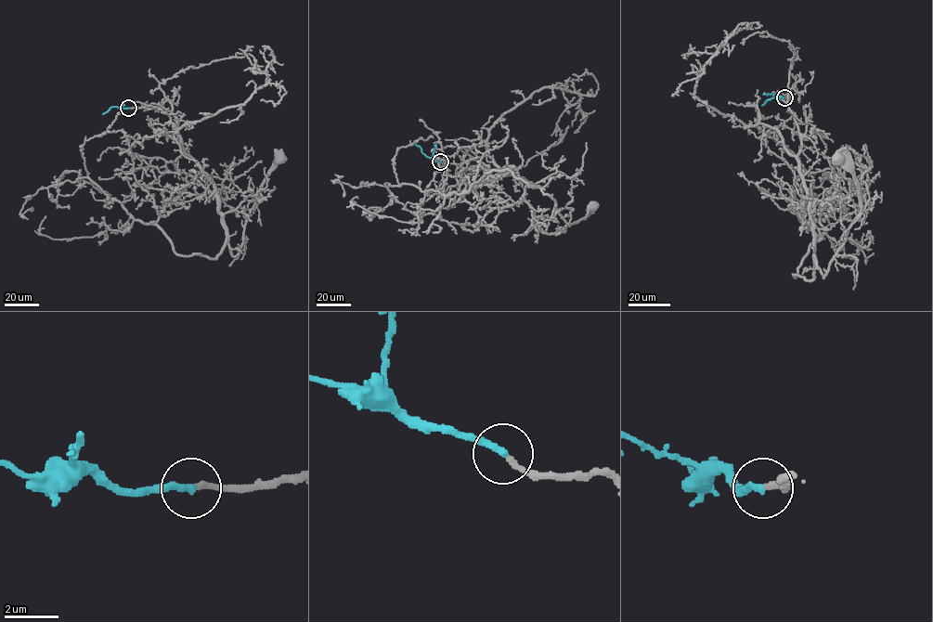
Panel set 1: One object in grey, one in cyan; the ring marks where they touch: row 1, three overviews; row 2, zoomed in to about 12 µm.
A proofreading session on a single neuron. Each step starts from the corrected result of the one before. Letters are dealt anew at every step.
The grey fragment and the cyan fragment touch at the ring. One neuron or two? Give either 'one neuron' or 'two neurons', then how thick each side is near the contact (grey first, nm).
one neuron | 240/260 nm

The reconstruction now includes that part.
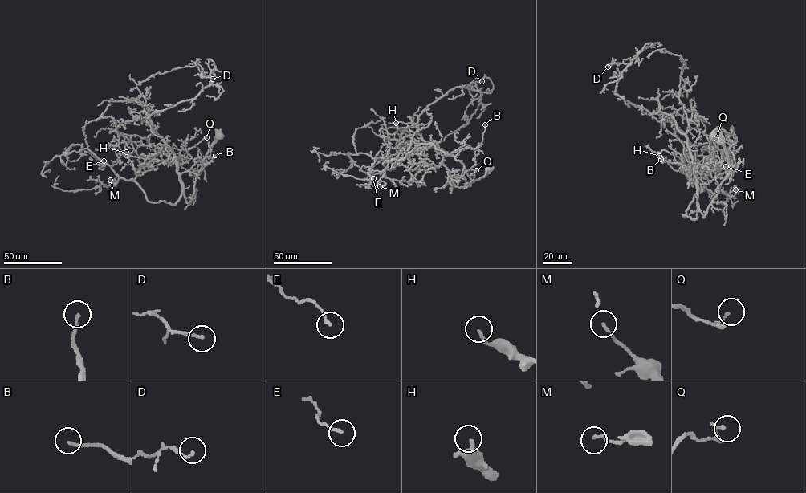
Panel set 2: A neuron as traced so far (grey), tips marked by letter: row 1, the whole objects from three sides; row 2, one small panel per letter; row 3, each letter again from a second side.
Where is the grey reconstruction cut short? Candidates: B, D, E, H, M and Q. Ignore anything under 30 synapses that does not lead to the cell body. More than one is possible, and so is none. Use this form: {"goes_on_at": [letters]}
{"goes_on_at": ["B"]}

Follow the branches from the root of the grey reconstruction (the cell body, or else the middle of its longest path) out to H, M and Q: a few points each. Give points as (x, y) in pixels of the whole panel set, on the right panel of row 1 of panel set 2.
H: (713, 136), (729, 172), (703, 217), (698, 203), (695, 219), (683, 216), (700, 184), (659, 156)
M: (713, 136), (729, 172), (703, 217), (698, 203), (695, 219), (683, 216), (703, 188), (730, 197), (735, 189)
Q: (713, 136), (723, 147), (729, 172), (703, 217), (694, 169), (722, 160), (716, 138)

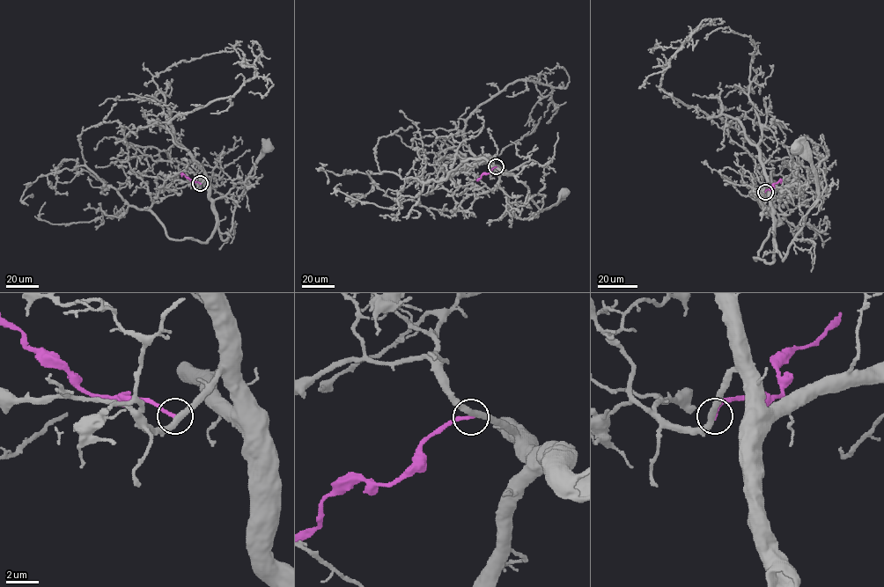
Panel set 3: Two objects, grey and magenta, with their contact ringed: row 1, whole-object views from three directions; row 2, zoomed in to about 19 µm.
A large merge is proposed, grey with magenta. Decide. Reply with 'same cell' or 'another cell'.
another cell

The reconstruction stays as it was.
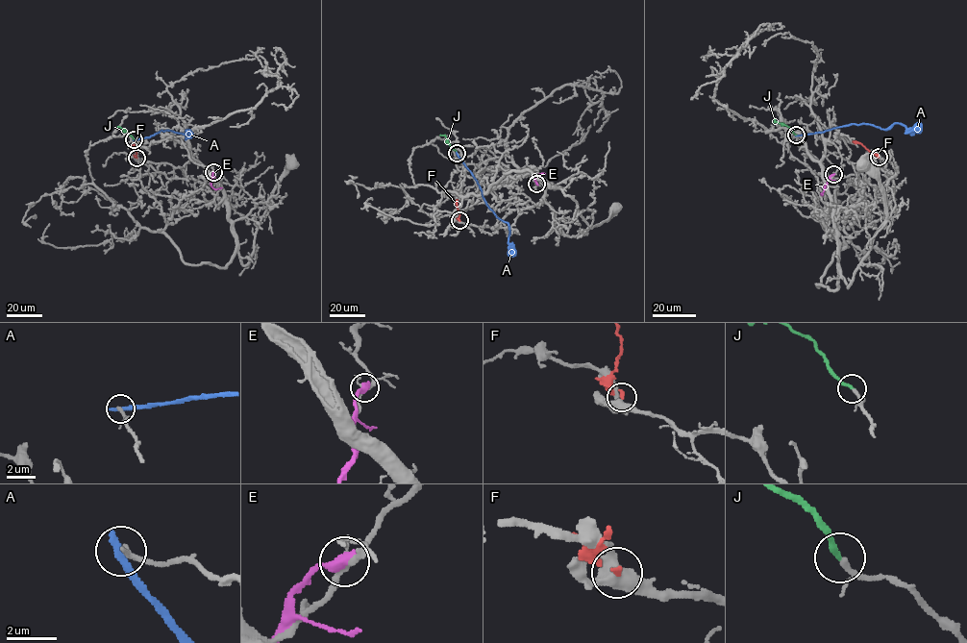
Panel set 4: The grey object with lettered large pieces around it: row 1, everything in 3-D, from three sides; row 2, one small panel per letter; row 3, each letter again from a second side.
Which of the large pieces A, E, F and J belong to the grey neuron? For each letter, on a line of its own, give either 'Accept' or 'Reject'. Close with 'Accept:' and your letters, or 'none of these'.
A: Reject
E: Reject
F: Reject
J: Accept
Accept: J

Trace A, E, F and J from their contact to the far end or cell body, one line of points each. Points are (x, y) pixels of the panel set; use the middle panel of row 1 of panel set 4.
A: (457, 154), (477, 181), (487, 206), (508, 224), (508, 244), (513, 257)
E: (536, 184), (533, 176), (545, 173)
F: (459, 220), (458, 199)
J: (457, 153), (446, 136), (440, 135)

